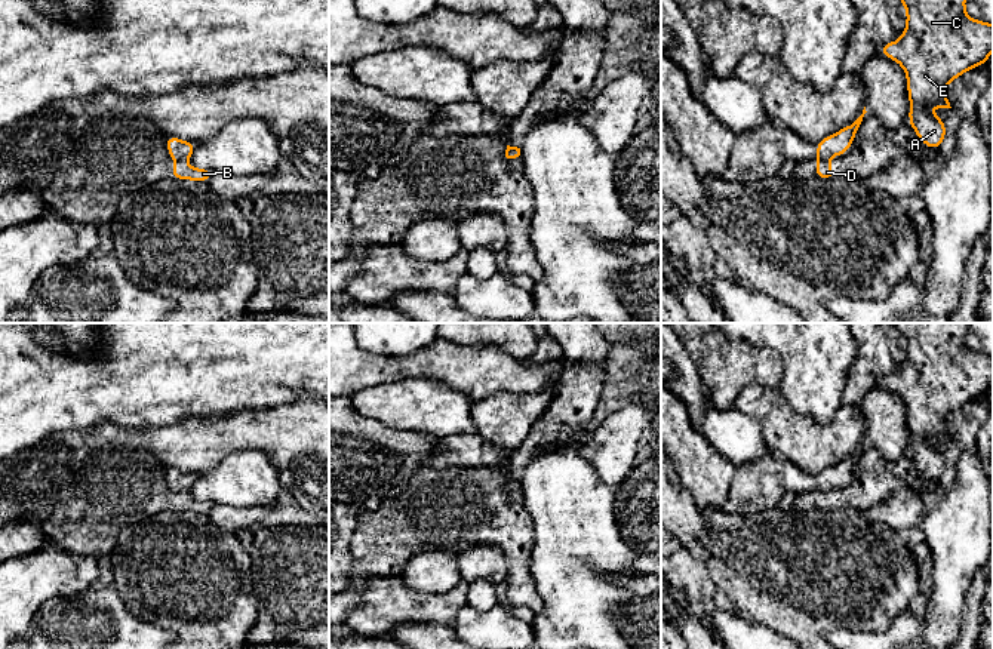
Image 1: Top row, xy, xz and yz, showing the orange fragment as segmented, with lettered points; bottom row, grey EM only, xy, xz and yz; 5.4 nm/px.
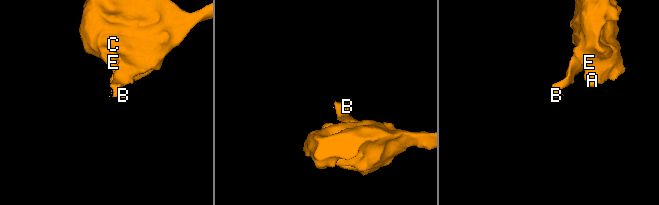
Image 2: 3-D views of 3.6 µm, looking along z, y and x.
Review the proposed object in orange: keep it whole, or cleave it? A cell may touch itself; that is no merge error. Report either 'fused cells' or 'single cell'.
fused cells

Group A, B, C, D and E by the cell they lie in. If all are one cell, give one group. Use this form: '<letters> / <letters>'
A C E / B D

